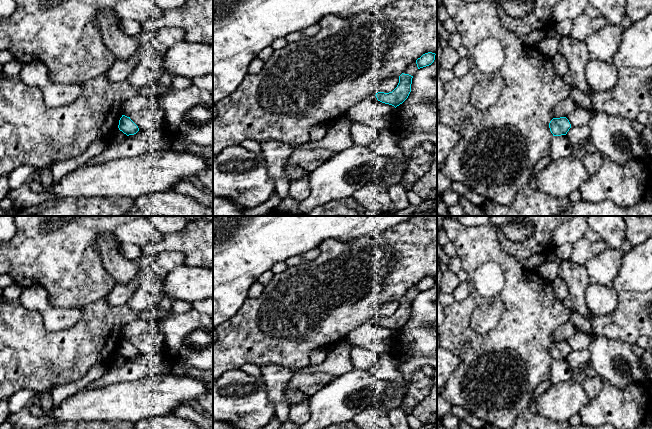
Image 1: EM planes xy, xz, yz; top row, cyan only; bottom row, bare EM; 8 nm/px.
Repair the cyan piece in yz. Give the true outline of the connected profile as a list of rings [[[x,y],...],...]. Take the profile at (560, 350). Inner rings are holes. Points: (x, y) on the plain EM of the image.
[[[566,341],[553,342],[549,347],[549,352],[553,360],[566,359],[571,348]]]

